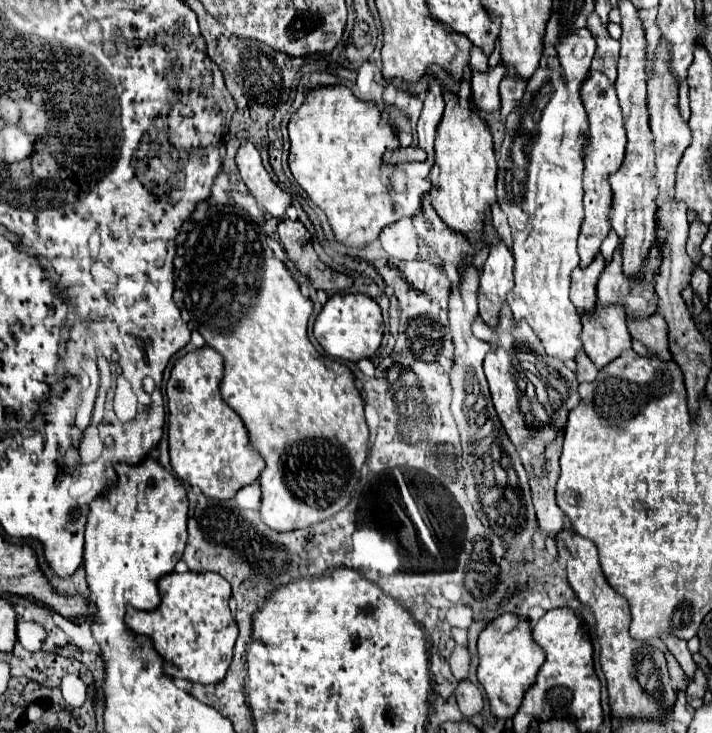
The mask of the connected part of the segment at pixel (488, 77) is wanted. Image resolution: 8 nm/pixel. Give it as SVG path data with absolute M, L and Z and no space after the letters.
M502 61L496 67L488 67L488 71L472 69L472 101L480 111L500 109L498 85L506 75L508 67Z

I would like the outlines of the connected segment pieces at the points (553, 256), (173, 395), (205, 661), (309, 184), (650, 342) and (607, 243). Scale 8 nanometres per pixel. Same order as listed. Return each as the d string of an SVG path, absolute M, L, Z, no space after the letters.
M578 29L578 33L572 33L570 37L562 37L562 41L558 41L556 45L556 51L558 51L558 61L560 61L560 67L562 67L562 73L560 71L554 71L554 69L548 69L548 67L538 67L534 71L534 75L528 79L526 83L526 91L524 91L524 97L518 101L516 109L506 117L506 135L504 135L504 141L502 141L502 147L500 147L500 159L498 159L498 181L496 181L496 187L498 187L498 203L500 203L500 209L508 215L508 223L512 227L512 255L514 255L514 287L510 291L510 309L514 313L514 321L520 323L520 321L526 321L532 331L542 339L544 347L546 347L546 353L550 353L552 357L558 357L560 361L566 361L566 359L574 359L576 357L576 351L580 349L580 331L582 331L582 323L580 323L580 315L576 313L576 307L572 305L570 297L568 297L568 291L570 291L570 273L574 267L578 267L580 263L580 257L578 257L578 249L576 249L576 241L578 241L578 235L580 235L580 223L582 223L582 217L584 217L584 211L582 211L582 169L584 169L584 151L586 151L586 145L588 145L588 117L586 117L586 111L584 111L584 105L582 105L582 99L580 99L580 87L582 87L582 81L590 75L590 61L594 57L594 51L596 51L596 41L594 37L590 35L588 29Z
M202 347L180 357L170 373L166 395L170 413L170 461L178 479L200 487L214 499L232 499L238 489L256 481L264 461L250 445L248 431L234 409L220 395L224 359L212 347Z
M172 571L158 581L158 591L162 597L158 609L128 609L126 627L134 635L150 637L152 647L162 657L162 669L166 675L204 685L222 681L230 667L232 647L238 637L238 627L228 607L232 595L230 583L212 571Z
M318 85L306 93L300 109L290 117L290 171L304 187L308 197L326 213L336 239L350 247L364 247L374 241L380 231L404 217L414 217L420 211L422 193L430 191L428 171L432 163L402 163L386 165L382 155L388 147L400 147L398 135L392 125L382 123L382 113L374 101L354 97L346 85Z
M654 313L642 321L634 321L634 317L628 317L626 325L632 339L638 339L642 345L646 345L650 355L656 355L662 361L672 359L666 341L666 321L660 313Z
M610 229L610 233L606 235L606 239L600 245L600 251L606 257L606 261L612 261L612 253L616 247L618 247L618 235L614 233L614 229Z

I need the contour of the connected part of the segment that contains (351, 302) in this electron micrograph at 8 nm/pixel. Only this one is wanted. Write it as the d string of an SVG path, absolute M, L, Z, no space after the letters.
M360 293L330 295L320 315L314 321L316 341L322 345L326 355L342 361L360 361L364 357L372 357L380 347L382 333L384 333L384 323L382 323L380 305L372 297Z

